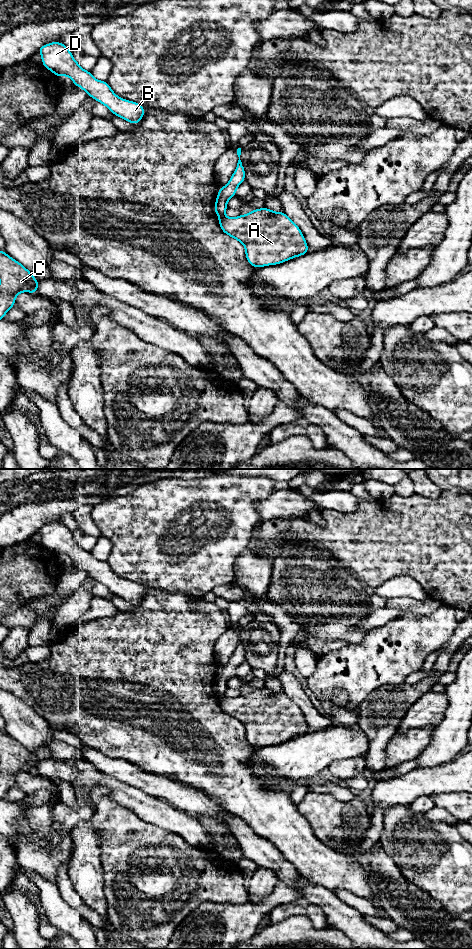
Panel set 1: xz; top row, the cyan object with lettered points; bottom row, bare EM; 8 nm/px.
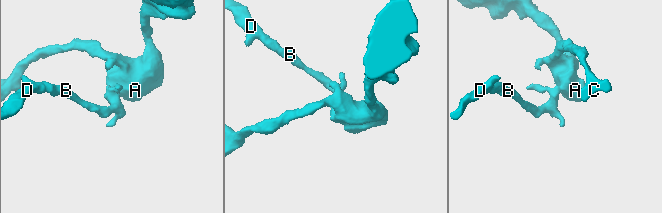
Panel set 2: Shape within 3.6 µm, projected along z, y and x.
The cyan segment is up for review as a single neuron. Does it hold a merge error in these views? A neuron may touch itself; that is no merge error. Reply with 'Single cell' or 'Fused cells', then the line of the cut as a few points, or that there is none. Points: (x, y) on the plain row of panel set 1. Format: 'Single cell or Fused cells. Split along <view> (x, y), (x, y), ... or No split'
Fused cells. Split along xz (219, 695), (222, 696)

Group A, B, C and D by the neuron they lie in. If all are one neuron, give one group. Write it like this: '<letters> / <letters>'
A C / B D

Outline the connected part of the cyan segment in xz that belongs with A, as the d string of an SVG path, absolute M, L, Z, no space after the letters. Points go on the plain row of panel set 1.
M266 687L238 697L219 696L221 710L245 726L247 741L254 748L282 744L308 733L308 725L300 708L284 692L274 692Z

